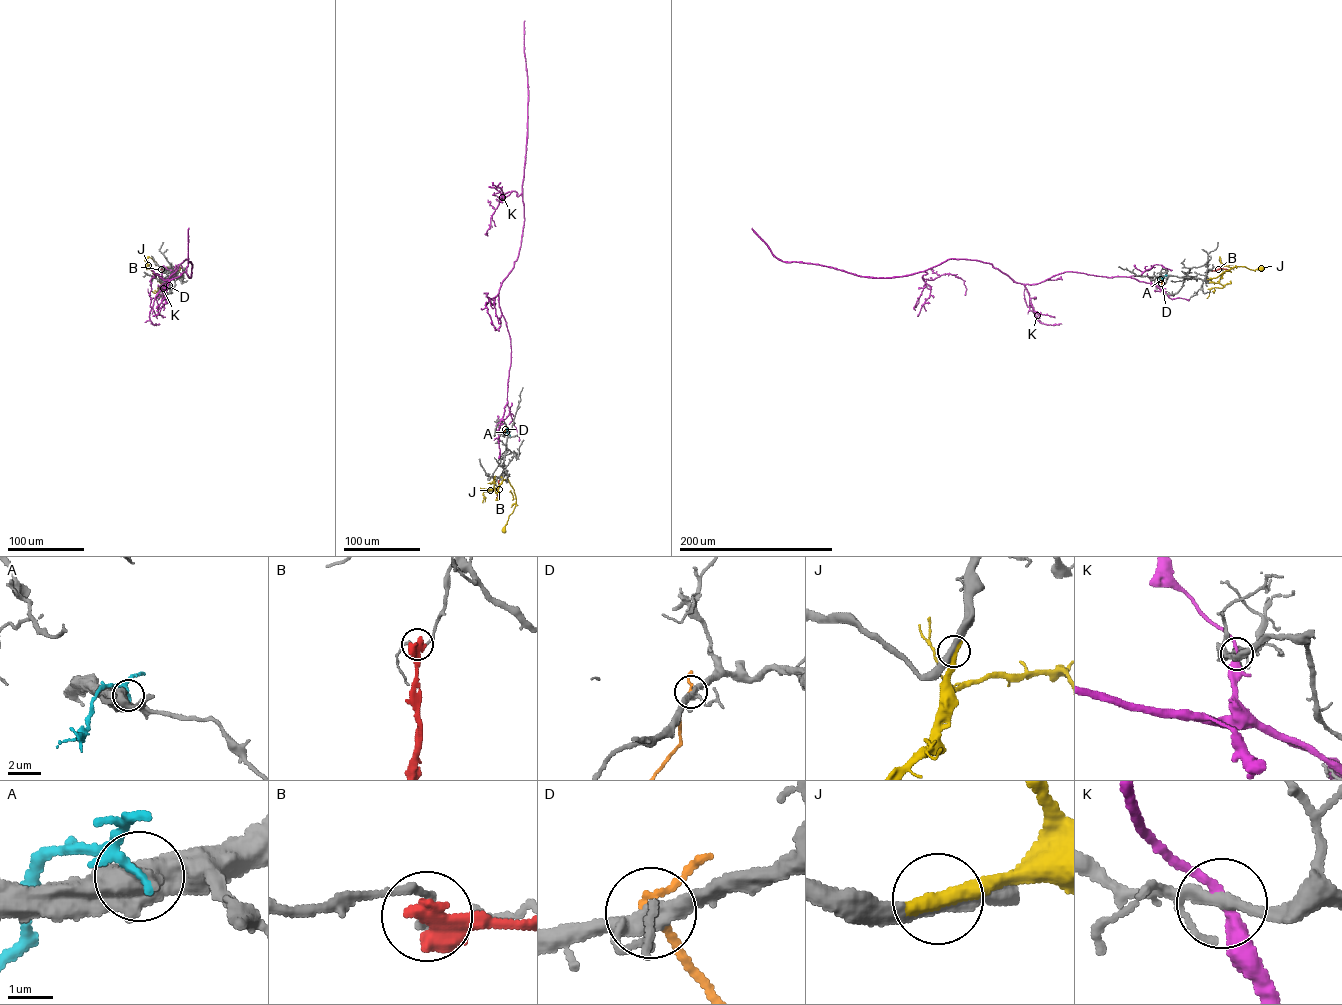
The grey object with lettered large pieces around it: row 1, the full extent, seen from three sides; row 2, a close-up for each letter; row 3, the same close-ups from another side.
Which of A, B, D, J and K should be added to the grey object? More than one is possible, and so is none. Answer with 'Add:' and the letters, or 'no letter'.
Add: J

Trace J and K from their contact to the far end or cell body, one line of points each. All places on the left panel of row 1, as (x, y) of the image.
J: (166, 282), (177, 275), (180, 267), (171, 270), (168, 267)
K: (164, 280), (166, 283), (174, 271), (162, 284), (186, 259), (186, 272), (191, 276), (188, 228)

